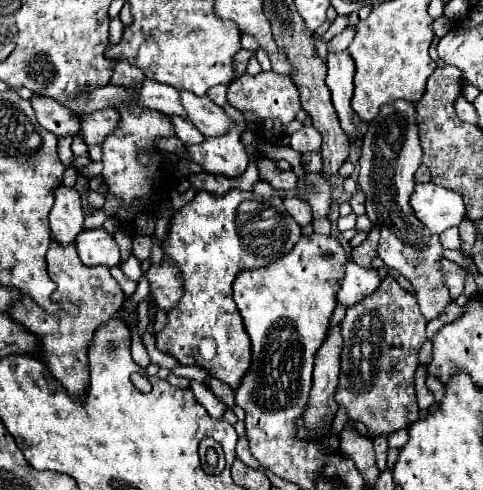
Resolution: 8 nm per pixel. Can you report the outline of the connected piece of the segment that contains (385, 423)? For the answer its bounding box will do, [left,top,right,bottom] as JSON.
[335,277,427,437]

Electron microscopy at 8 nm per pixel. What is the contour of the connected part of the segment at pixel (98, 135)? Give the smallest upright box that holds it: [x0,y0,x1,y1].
[81,107,119,147]

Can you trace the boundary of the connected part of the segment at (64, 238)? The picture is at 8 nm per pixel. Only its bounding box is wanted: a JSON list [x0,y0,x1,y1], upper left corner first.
[49,185,83,245]

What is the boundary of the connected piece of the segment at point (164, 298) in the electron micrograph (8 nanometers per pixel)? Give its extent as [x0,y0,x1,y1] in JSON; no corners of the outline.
[147,261,183,311]

